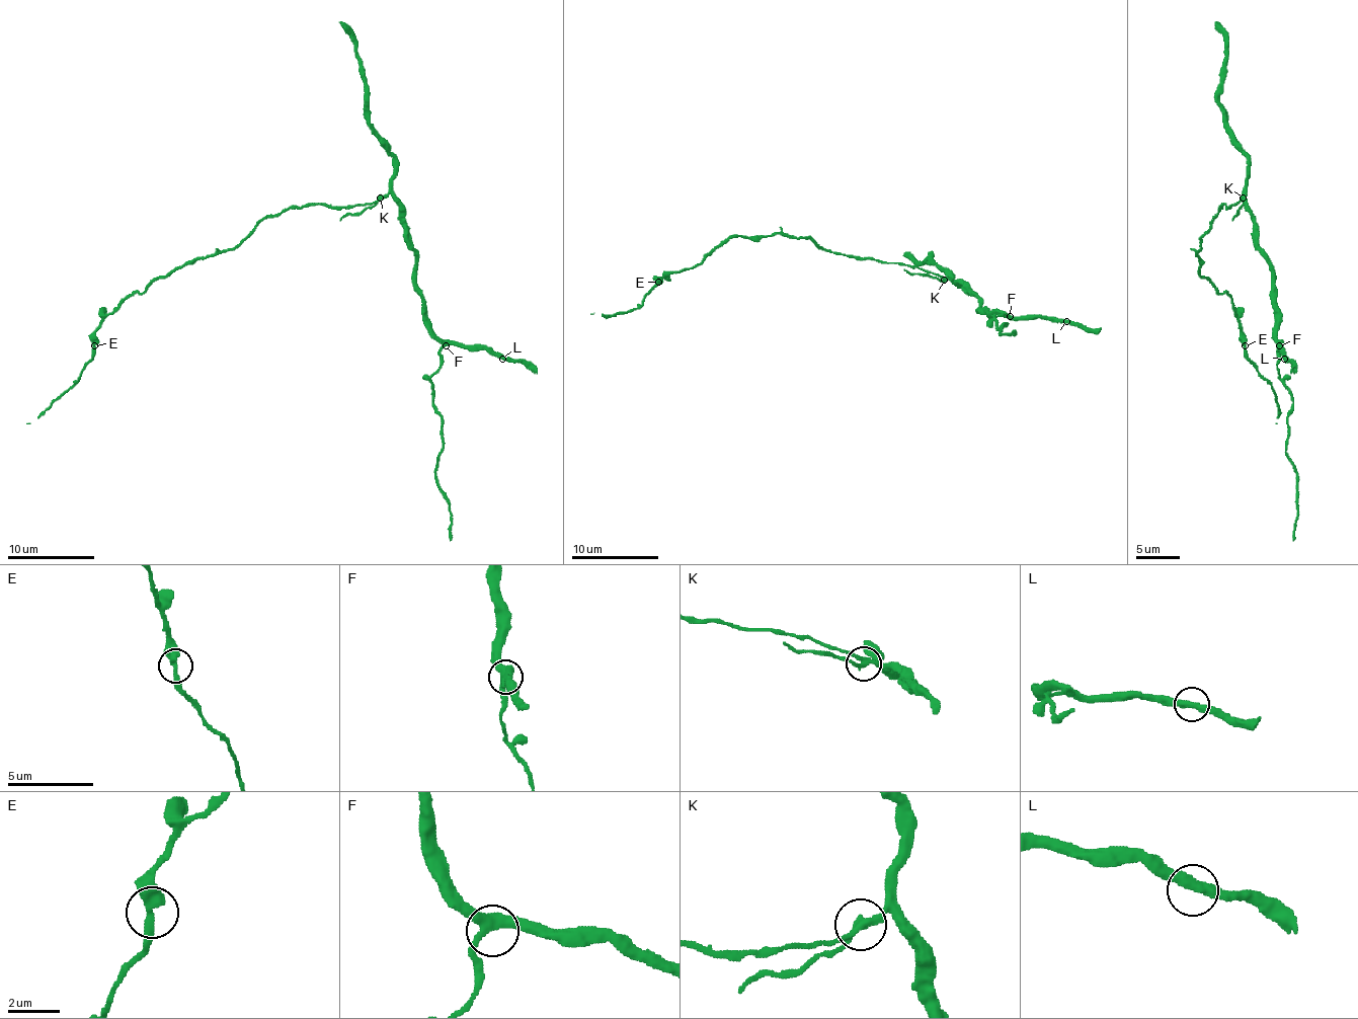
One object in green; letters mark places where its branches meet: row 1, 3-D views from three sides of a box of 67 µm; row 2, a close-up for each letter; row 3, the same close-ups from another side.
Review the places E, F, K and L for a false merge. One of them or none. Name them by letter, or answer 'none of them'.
K

